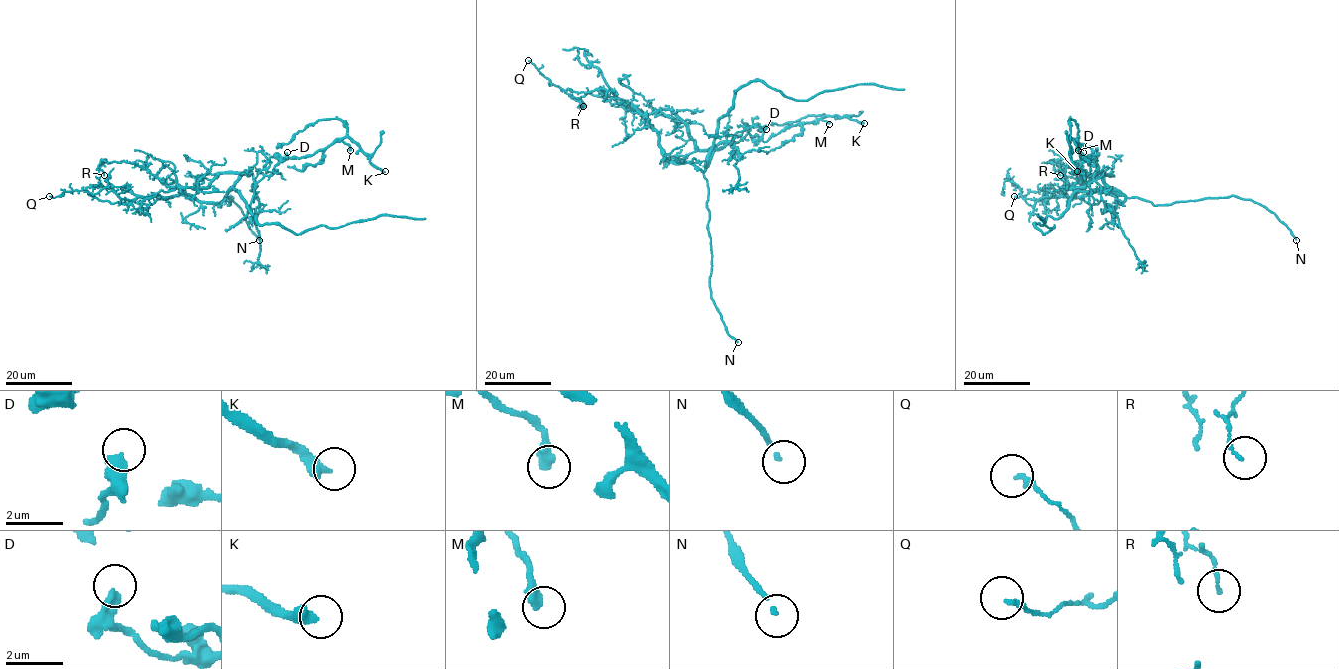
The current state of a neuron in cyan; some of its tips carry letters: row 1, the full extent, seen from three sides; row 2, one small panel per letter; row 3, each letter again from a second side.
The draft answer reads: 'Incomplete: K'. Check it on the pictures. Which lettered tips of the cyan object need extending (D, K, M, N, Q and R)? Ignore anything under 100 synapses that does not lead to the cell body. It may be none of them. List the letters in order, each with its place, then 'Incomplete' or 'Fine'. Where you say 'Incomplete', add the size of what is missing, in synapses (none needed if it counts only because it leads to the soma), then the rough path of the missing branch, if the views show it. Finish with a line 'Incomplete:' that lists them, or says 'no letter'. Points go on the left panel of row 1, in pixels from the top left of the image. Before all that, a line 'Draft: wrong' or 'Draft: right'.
Draft: wrong
D: Place: (287, 152). Fine
K: Place: (385, 171). Incomplete. Roughly 100 synapses
M: Place: (350, 150). Fine
N: Place: (259, 240). Incomplete. Course of what is missing: (259, 240), (264, 257), (272, 263), (269, 307), (262, 319), (266, 338), (264, 364)
Q: Place: (49, 196). Fine
R: Place: (104, 175). Fine
Incomplete: K, N

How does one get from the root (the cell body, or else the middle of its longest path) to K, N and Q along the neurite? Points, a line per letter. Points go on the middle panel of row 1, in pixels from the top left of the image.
K: (710, 149), (710, 156), (738, 142), (748, 130), (754, 139), (766, 141), (798, 123), (825, 115), (864, 123)
N: (710, 149), (703, 173), (708, 186), (710, 296), (727, 333), (738, 342)
Q: (710, 149), (704, 170), (674, 163), (649, 120), (630, 104), (604, 89), (562, 90), (528, 60)

